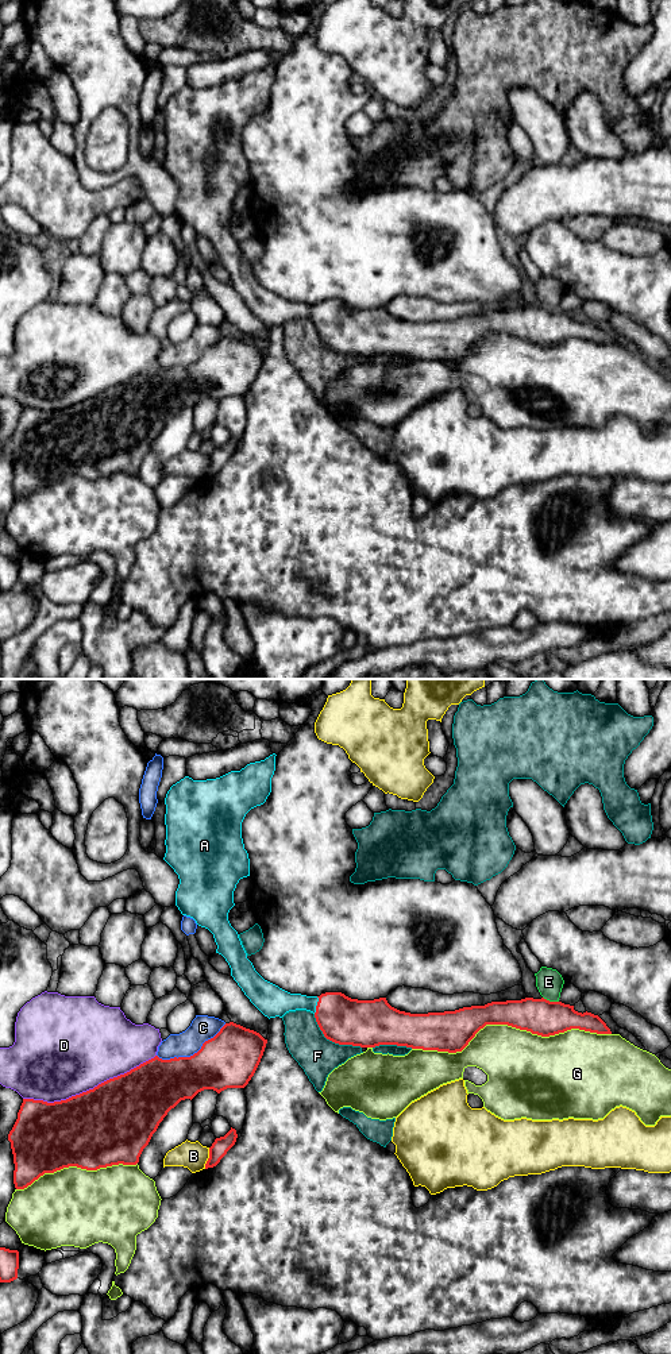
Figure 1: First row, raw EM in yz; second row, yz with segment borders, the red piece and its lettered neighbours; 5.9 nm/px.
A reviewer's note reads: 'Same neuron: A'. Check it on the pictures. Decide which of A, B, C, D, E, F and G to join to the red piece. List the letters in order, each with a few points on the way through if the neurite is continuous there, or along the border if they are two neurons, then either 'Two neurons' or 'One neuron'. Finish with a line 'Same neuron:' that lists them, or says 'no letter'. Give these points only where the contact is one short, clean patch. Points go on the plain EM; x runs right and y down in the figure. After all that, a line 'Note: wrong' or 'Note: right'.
A: Path across: yz (344, 330), (332, 319), (317, 313), (276, 311). One neuron
B: Two neurons
C: Two neurons
D: Two neurons
E: Boundary: yz (543, 305), (558, 311). Two neurons
F: Two neurons
G: Two neurons
Same neuron: A
Note: right

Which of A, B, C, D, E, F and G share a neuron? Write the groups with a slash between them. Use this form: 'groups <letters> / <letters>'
groups A / B / C / D / E / F / G

